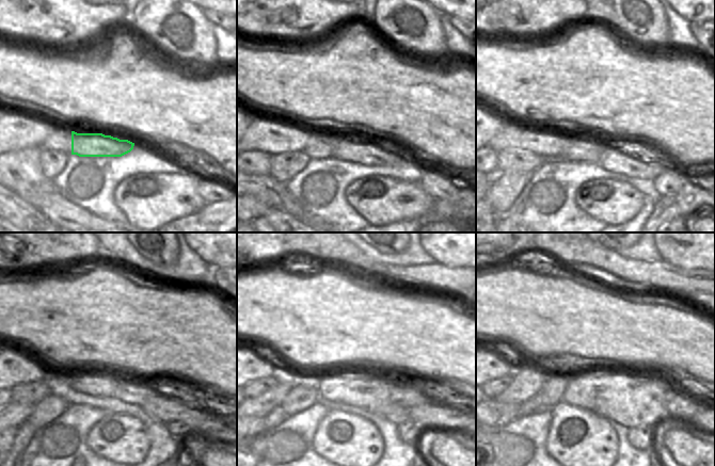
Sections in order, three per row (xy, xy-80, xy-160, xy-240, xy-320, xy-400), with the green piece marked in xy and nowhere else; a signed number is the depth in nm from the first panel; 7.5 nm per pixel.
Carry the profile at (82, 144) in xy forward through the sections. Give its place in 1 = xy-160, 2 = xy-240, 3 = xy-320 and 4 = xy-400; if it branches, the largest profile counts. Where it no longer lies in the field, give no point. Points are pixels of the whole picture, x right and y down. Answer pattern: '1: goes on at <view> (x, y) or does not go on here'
1: goes on at xy-160 (613, 159)
2: goes on at xy-240 (164, 408)
3: goes on at xy-320 (432, 415)
4: goes on at xy-400 (677, 419)

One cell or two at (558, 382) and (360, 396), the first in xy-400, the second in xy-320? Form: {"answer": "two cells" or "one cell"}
{"answer": "two cells"}

